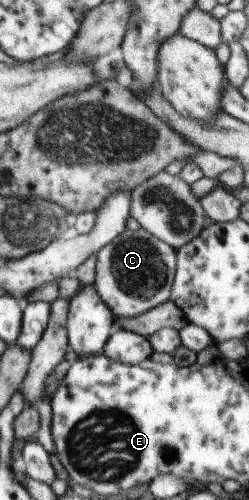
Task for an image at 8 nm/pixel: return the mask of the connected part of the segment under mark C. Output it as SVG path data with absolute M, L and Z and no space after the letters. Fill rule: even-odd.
M145 228L126 229L117 240L97 253L95 287L115 317L131 319L146 314L170 298L177 251Z

